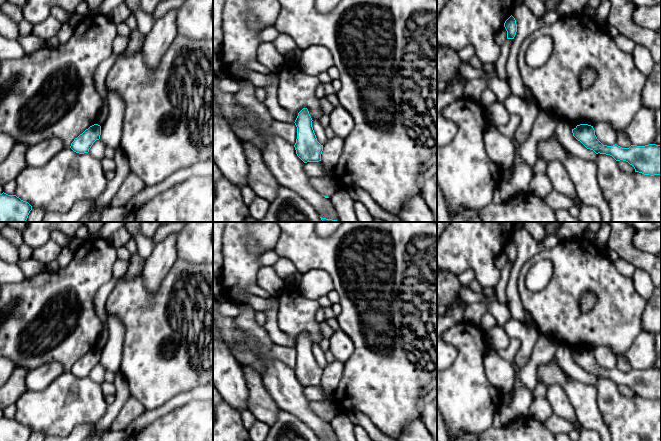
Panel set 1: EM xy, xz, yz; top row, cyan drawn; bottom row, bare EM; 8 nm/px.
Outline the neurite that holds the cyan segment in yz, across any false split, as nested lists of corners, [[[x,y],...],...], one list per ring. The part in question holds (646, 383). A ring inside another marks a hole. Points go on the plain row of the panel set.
[[[588,348],[577,349],[572,353],[572,357],[587,373],[593,374],[596,378],[610,379],[616,385],[626,385],[634,391],[635,396],[650,400],[661,400],[660,369],[631,369],[629,372],[622,372],[617,368],[613,370],[603,369],[597,363],[593,350]]]

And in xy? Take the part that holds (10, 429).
[[[0,418],[0,441],[28,441],[32,430],[16,419]]]

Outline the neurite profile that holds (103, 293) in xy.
[[[113,277],[108,283],[104,284],[95,295],[95,310],[103,323],[103,329],[97,342],[97,348],[100,350],[104,348],[109,338],[106,302],[109,295],[111,294],[111,292],[113,291],[113,289],[119,281],[120,279]]]

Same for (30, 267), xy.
[[[20,257],[17,265],[26,278],[32,278],[46,270],[46,264],[35,260],[32,257],[29,259],[23,259],[22,257]]]

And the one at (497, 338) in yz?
[[[496,325],[486,332],[486,340],[493,352],[506,350],[510,345],[510,337],[502,326]]]

